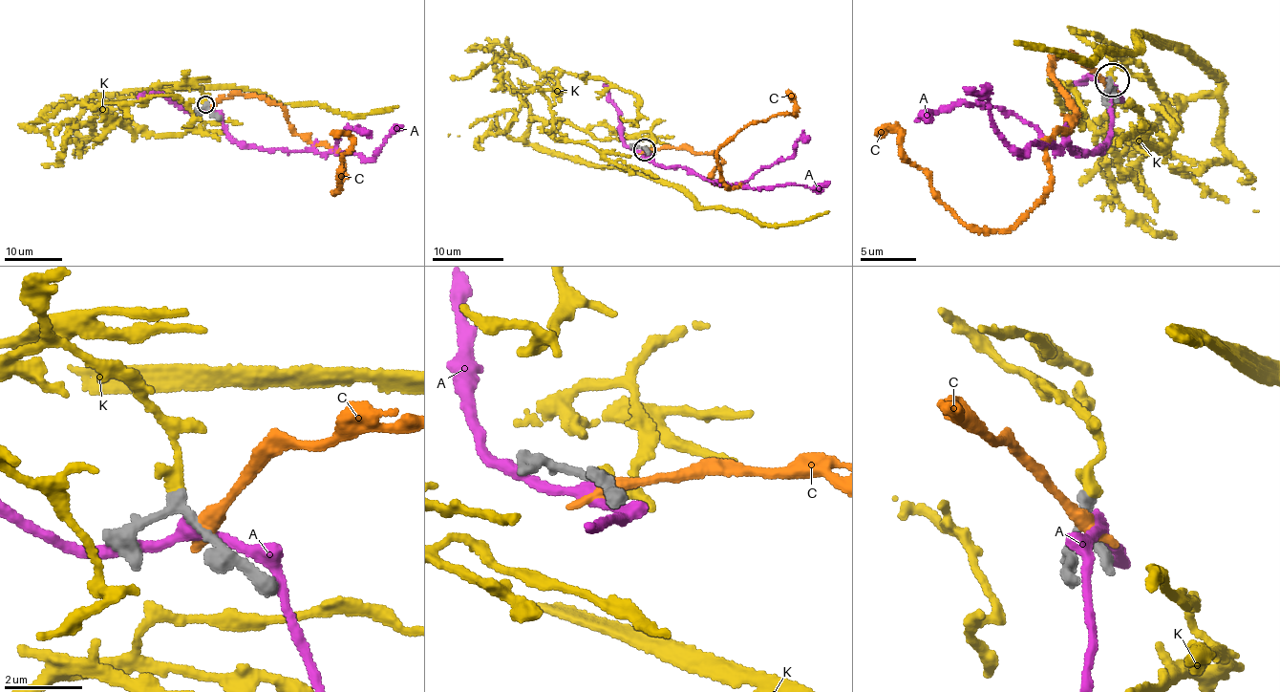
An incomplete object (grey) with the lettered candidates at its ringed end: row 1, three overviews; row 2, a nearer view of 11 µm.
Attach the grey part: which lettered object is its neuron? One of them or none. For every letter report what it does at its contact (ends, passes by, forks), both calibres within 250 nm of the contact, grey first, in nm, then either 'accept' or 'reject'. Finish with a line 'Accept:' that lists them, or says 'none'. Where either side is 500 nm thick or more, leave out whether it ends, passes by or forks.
A: it passes by; calibres 240 and 320 nm; reject
C: it ends; calibres 220 and 460 nm; reject
K: it ends; calibres 240 and 360 nm; accept
Accept: K

